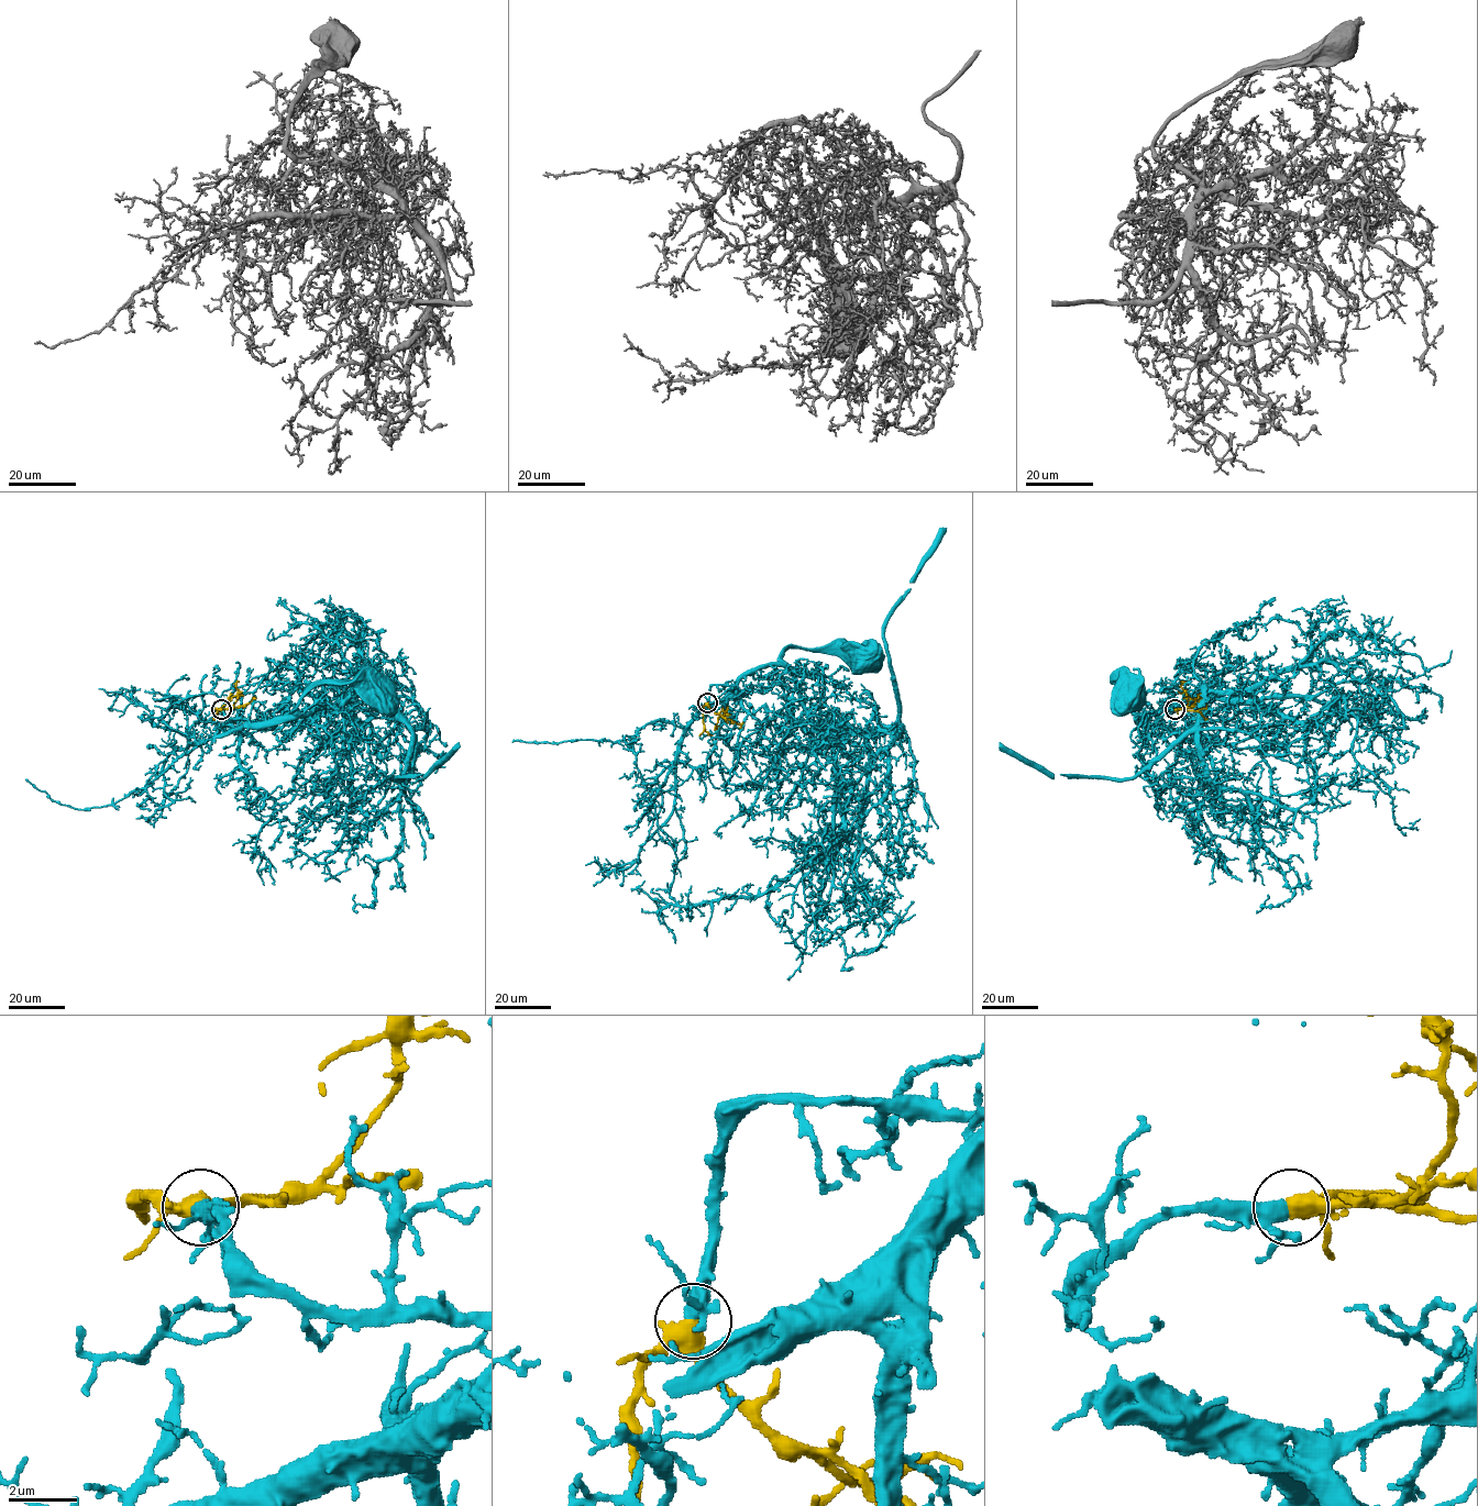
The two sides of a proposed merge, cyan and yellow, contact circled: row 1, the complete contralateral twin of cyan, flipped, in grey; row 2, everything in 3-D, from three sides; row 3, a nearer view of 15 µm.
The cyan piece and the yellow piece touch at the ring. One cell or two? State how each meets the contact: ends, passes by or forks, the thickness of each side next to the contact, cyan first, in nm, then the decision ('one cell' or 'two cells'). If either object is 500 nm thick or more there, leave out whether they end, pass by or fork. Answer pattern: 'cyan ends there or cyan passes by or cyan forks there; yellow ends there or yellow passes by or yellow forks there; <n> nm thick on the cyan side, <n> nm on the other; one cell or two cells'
cyan forks there; yellow passes by; 300 nm thick on the cyan side, 480 nm on the other; one cell

